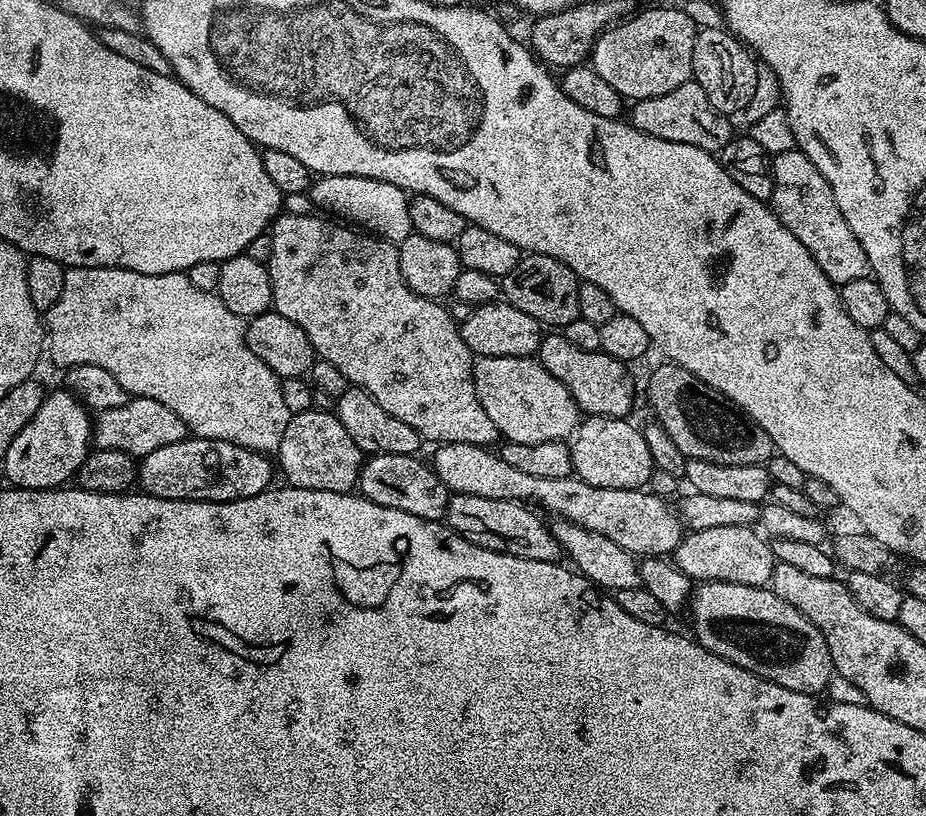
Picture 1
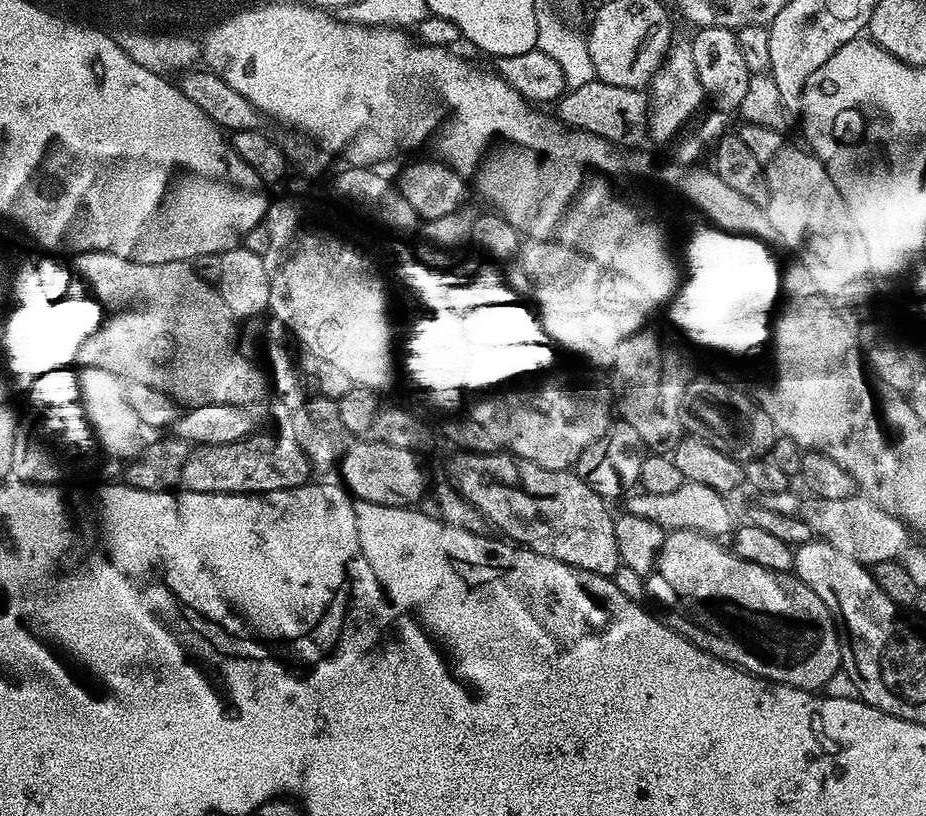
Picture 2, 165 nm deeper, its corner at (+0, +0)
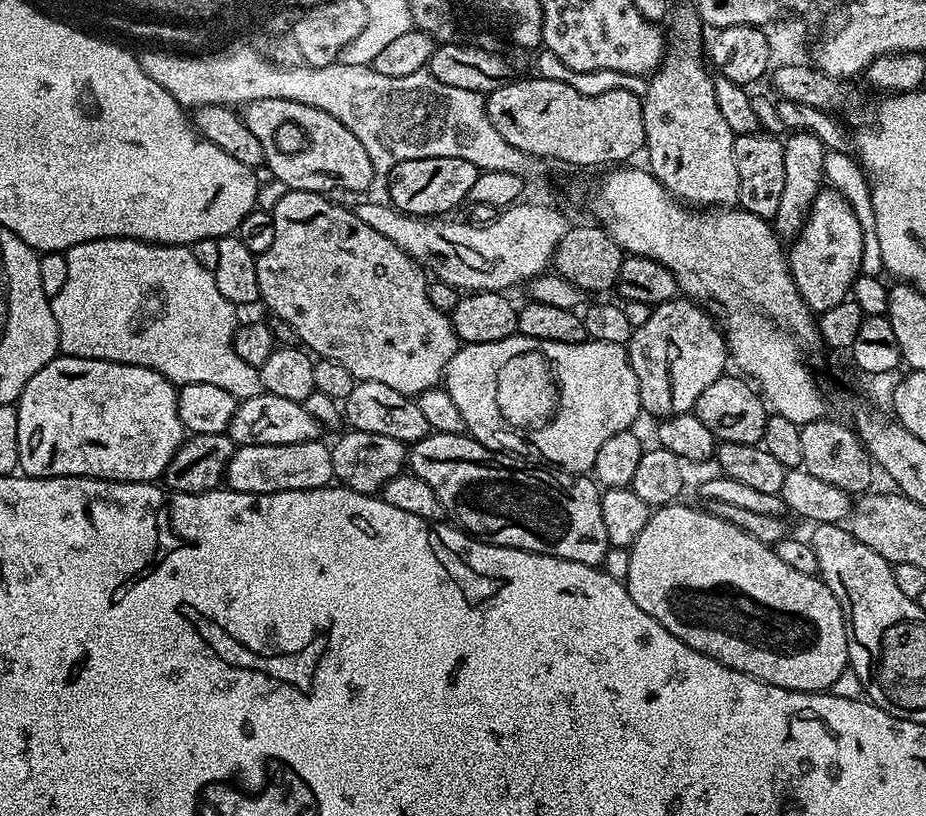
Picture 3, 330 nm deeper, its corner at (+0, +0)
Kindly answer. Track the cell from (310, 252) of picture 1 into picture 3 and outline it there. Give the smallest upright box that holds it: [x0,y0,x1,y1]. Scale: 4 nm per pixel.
[256,190,458,397]

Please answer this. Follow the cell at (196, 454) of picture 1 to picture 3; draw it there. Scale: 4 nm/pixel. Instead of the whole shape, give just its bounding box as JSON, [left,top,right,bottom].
[226,438,334,494]

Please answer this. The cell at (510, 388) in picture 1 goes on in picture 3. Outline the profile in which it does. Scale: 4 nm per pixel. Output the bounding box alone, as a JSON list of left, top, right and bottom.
[442,334,641,474]

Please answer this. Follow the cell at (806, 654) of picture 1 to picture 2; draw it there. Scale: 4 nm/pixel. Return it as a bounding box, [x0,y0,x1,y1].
[646,530,841,692]

